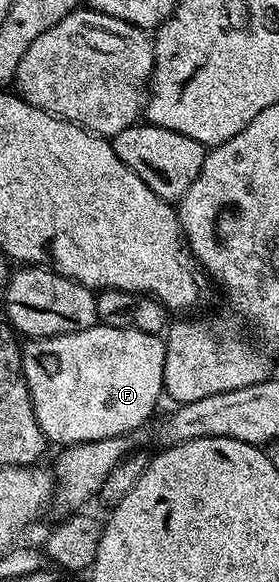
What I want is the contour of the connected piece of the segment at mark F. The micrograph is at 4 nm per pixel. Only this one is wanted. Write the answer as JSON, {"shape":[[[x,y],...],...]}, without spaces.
{"shape":[[[102,324],[90,326],[76,334],[58,334],[52,338],[32,338],[22,343],[23,375],[29,388],[37,424],[48,443],[56,447],[72,446],[74,442],[92,442],[132,434],[152,421],[151,413],[164,397],[166,341],[158,334],[141,332],[135,326],[109,328]]]}

